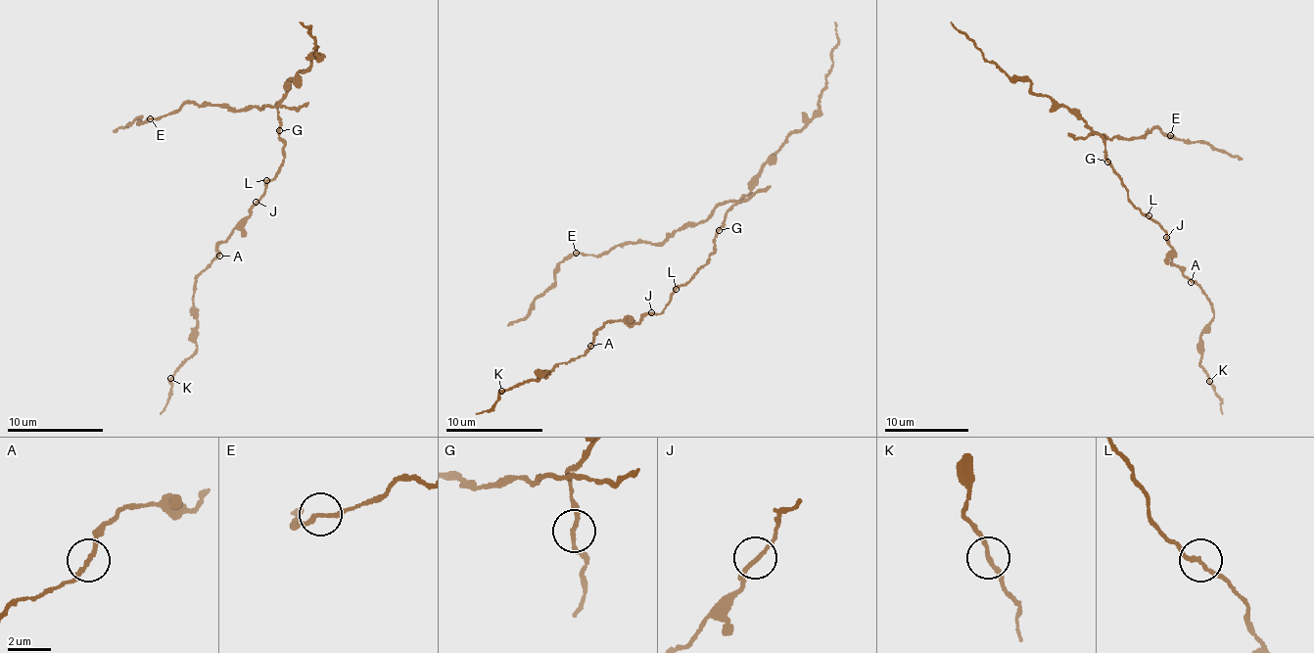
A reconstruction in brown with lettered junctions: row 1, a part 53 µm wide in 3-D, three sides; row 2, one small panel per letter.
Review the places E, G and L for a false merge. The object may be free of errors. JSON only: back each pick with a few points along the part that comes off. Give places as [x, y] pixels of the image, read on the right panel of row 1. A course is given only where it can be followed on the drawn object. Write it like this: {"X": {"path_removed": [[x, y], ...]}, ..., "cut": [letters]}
{"cut": []}

